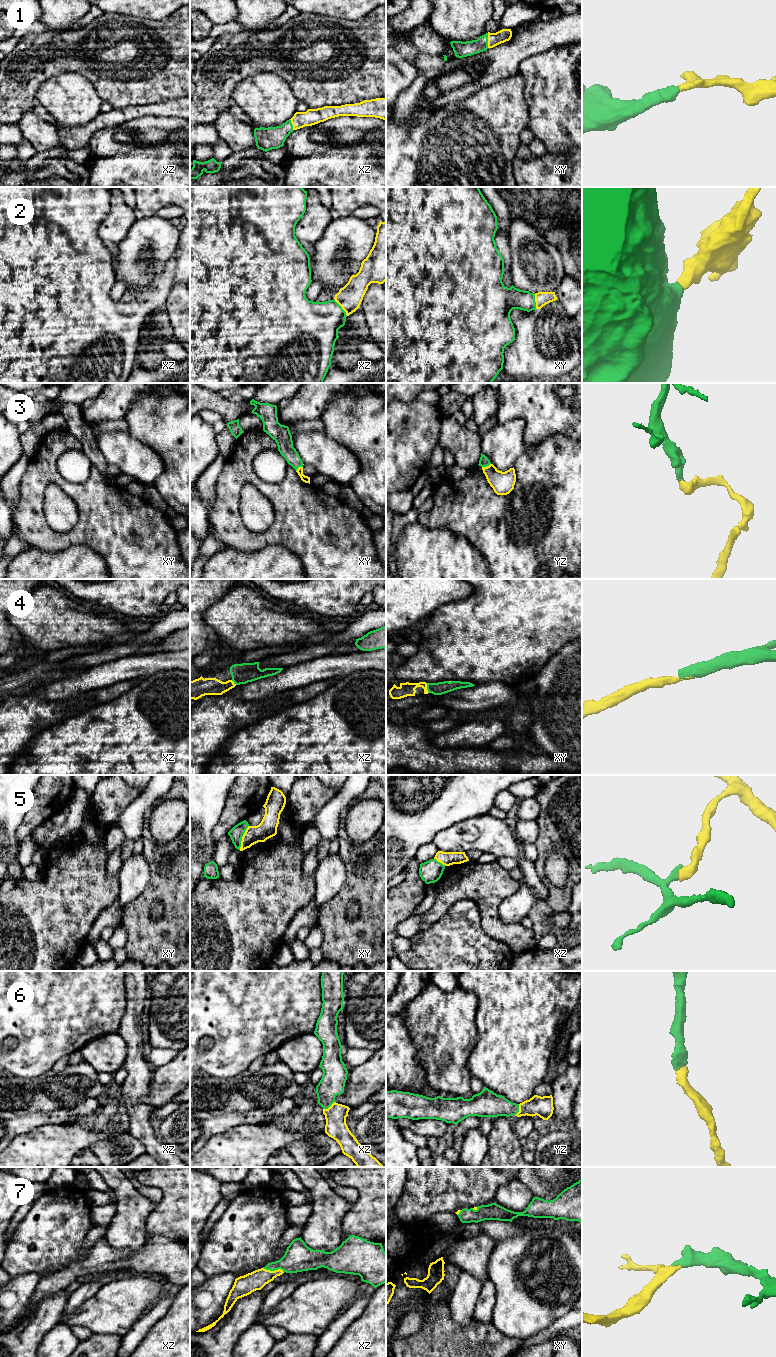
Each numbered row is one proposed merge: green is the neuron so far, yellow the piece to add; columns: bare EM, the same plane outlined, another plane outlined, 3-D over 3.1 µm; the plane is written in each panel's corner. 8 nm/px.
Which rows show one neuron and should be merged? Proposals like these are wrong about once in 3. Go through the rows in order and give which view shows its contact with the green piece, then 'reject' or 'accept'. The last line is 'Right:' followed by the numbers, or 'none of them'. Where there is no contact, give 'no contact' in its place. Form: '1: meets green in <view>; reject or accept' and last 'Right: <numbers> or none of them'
1: meets green in xy; accept
2: meets green in xz; accept
3: meets green in yz; accept
4: meets green in xy; accept
5: meets green in xy; reject
6: meets green in xz; accept
7: meets green in xz; accept
Right: 1, 2, 3, 4, 6, 7

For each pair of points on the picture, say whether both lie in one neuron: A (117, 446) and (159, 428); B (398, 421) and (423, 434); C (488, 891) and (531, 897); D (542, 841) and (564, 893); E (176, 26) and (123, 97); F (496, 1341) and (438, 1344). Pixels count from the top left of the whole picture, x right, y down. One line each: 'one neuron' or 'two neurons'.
A: two neurons
B: one neuron
C: two neurons
D: one neuron
E: one neuron
F: one neuron

